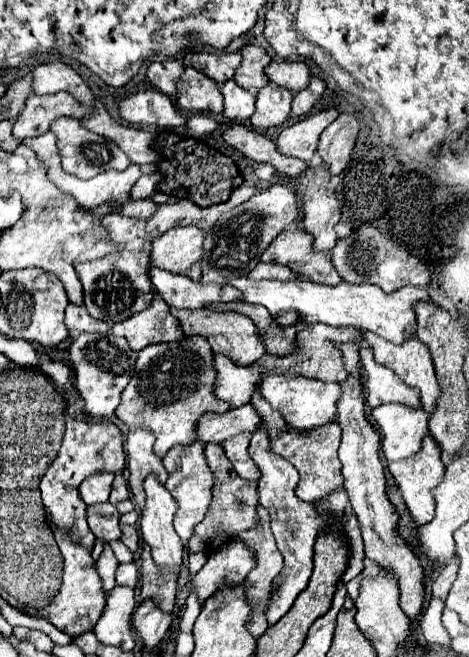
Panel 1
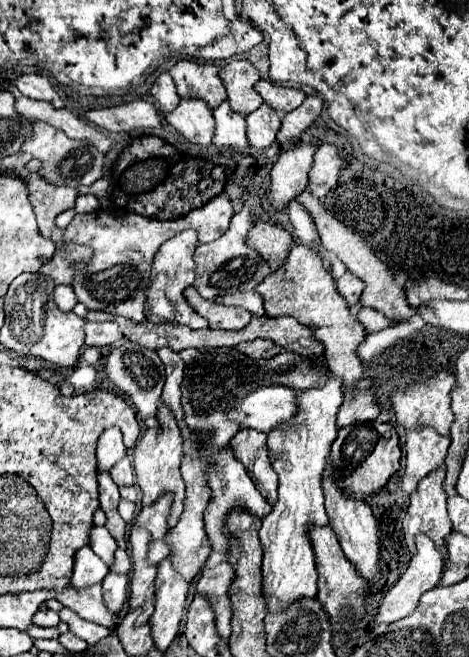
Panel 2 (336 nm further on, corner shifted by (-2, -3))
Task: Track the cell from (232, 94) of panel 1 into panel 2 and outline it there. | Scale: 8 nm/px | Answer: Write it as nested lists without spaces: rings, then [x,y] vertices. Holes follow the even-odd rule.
[[[224,101],[218,109],[214,109],[216,119],[216,135],[214,145],[220,149],[246,149],[246,119],[244,115],[238,115],[232,111],[230,103]]]

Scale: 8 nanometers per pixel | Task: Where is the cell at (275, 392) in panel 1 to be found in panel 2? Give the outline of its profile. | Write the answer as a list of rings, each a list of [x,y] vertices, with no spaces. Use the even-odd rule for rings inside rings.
[[[284,385],[258,387],[244,401],[240,401],[228,419],[240,423],[242,427],[252,427],[270,433],[282,421],[288,421],[296,413],[296,393]]]

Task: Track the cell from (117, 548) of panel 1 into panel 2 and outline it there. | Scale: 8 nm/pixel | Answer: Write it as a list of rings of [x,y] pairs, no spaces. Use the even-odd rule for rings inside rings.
[[[116,549],[114,563],[110,565],[110,571],[114,571],[114,573],[124,573],[124,575],[128,575],[128,573],[130,573],[130,559],[128,559],[126,551]]]

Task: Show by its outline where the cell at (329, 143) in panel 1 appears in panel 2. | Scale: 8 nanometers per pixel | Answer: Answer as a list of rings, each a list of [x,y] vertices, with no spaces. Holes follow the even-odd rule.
[[[320,145],[314,153],[314,163],[308,173],[308,189],[314,197],[322,199],[338,181],[342,161],[338,157],[338,149],[334,145]]]

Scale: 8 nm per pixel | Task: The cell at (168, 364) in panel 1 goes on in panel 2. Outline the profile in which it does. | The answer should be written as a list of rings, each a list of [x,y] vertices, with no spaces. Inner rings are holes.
[[[160,405],[160,423],[162,431],[146,431],[140,441],[134,447],[134,469],[136,469],[136,481],[142,489],[142,505],[154,505],[162,493],[170,491],[174,495],[172,499],[172,511],[168,517],[168,527],[176,527],[182,515],[184,507],[184,481],[180,477],[180,461],[182,461],[182,435],[178,431],[176,419],[172,417],[172,411],[166,405]]]

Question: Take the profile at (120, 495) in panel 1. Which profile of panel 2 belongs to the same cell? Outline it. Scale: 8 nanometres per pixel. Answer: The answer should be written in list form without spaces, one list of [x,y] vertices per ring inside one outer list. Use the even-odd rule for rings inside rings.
[[[128,457],[120,459],[112,469],[110,469],[110,475],[114,479],[114,483],[120,487],[120,485],[134,485],[134,471],[132,471],[132,465],[128,461]]]

